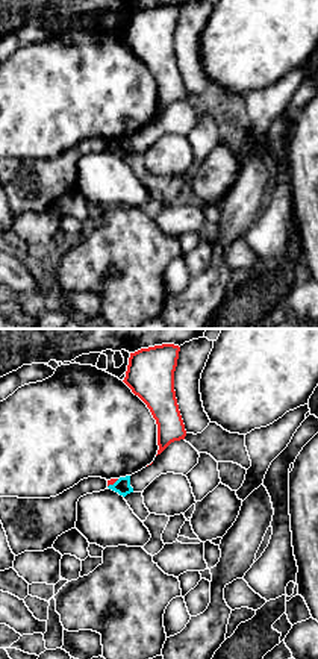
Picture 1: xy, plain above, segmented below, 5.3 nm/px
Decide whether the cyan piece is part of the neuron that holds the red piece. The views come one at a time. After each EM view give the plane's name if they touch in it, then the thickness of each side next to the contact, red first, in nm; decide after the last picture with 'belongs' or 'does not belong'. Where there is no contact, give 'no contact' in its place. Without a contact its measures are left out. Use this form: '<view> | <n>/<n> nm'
xy | 30/80 nm

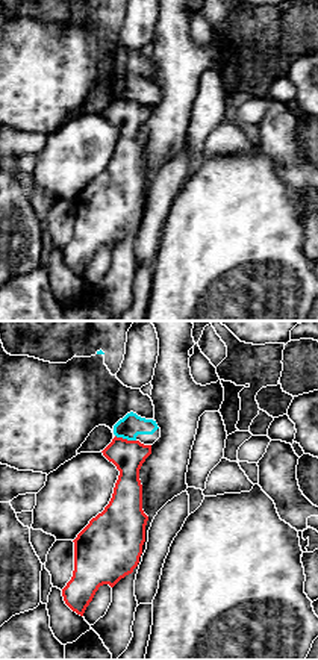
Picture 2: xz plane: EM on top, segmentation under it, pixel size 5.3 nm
xz | 170/120 nm

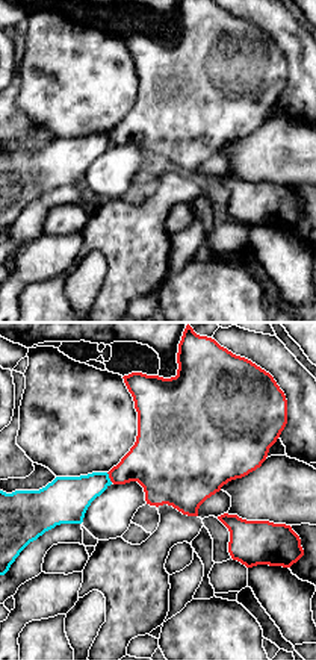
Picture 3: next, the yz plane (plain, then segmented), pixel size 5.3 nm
yz | 280/220 nm

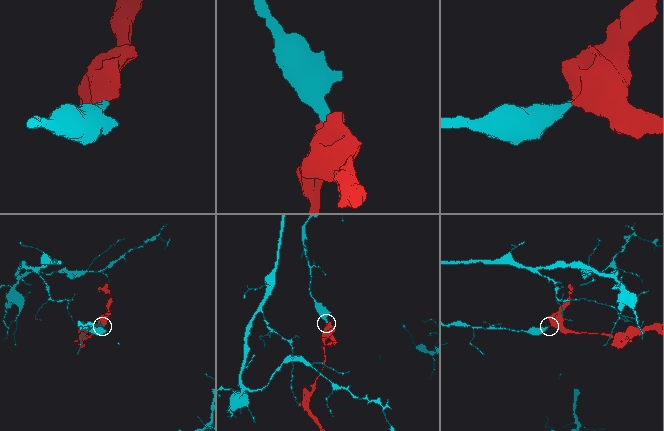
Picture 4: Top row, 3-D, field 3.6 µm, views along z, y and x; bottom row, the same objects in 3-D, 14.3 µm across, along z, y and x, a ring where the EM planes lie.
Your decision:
does not belong

